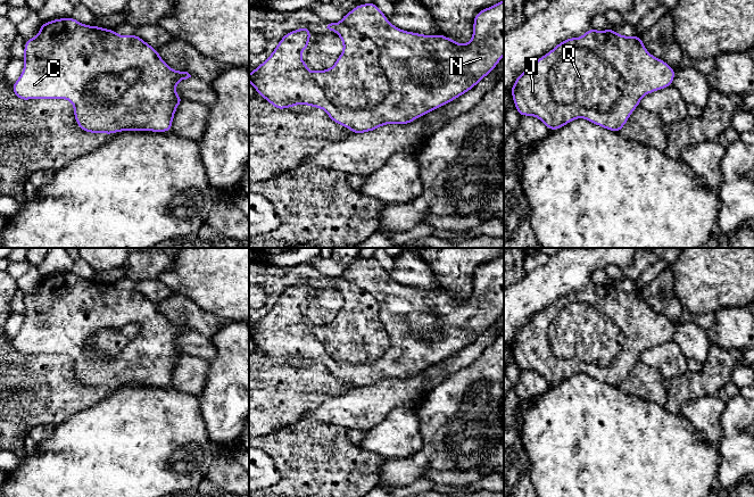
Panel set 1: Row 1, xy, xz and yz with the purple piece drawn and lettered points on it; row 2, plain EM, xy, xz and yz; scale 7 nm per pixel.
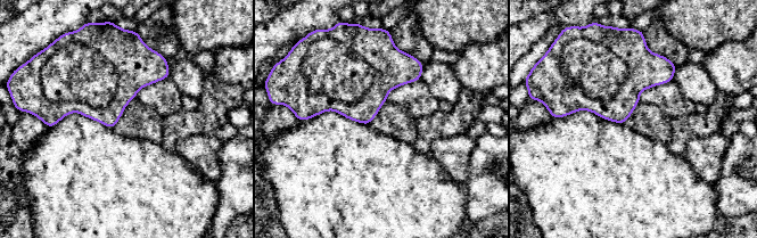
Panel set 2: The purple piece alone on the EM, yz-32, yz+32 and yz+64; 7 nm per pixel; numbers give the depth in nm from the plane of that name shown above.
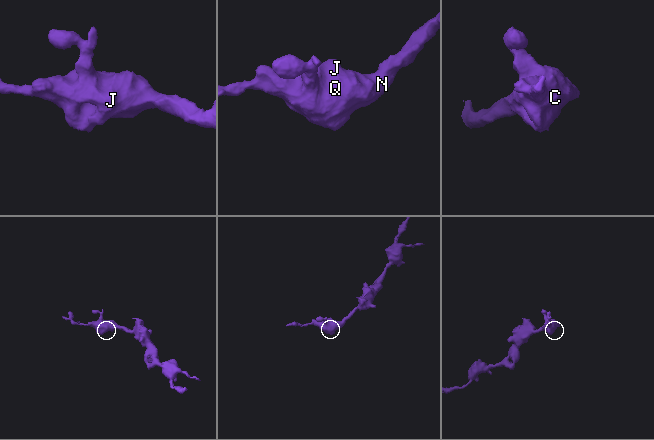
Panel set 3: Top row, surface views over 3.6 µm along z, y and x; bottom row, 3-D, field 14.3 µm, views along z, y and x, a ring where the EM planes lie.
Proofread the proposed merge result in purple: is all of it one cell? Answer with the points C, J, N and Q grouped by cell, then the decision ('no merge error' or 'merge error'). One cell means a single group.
C J N / Q | merge error

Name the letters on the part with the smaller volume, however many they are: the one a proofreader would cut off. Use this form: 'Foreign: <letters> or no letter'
Foreign: Q

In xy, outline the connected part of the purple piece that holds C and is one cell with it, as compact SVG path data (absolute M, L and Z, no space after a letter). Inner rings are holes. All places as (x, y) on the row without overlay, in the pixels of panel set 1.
M73 272L42 278L34 293L25 295L24 323L11 341L20 355L66 354L73 358L74 372L80 383L89 388L114 389L123 386L169 387L177 361L183 354L176 349L176 339L191 332L188 326L172 324L140 291L119 290L115 284L81 279ZM126 324L138 324L139 334L117 355L98 355L89 349L92 339L103 329L118 329Z

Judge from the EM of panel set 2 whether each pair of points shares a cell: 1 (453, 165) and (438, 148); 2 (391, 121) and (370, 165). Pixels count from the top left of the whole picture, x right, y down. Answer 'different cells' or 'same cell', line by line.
1: same cell
2: different cells

